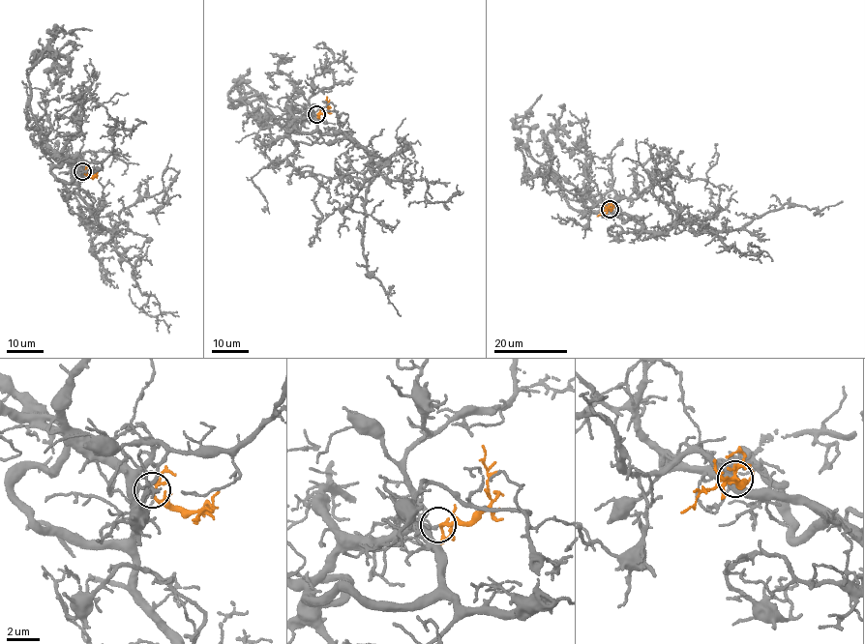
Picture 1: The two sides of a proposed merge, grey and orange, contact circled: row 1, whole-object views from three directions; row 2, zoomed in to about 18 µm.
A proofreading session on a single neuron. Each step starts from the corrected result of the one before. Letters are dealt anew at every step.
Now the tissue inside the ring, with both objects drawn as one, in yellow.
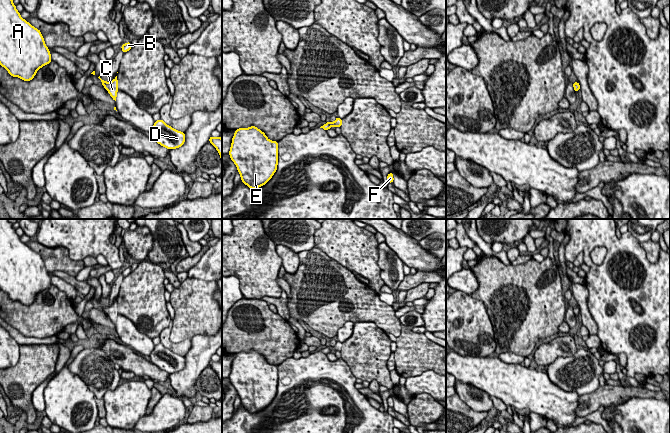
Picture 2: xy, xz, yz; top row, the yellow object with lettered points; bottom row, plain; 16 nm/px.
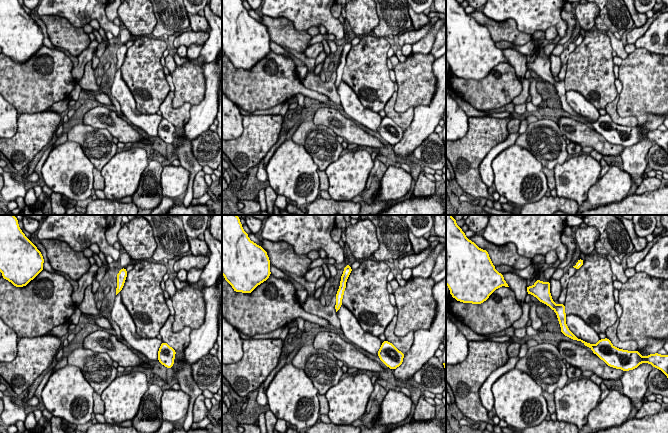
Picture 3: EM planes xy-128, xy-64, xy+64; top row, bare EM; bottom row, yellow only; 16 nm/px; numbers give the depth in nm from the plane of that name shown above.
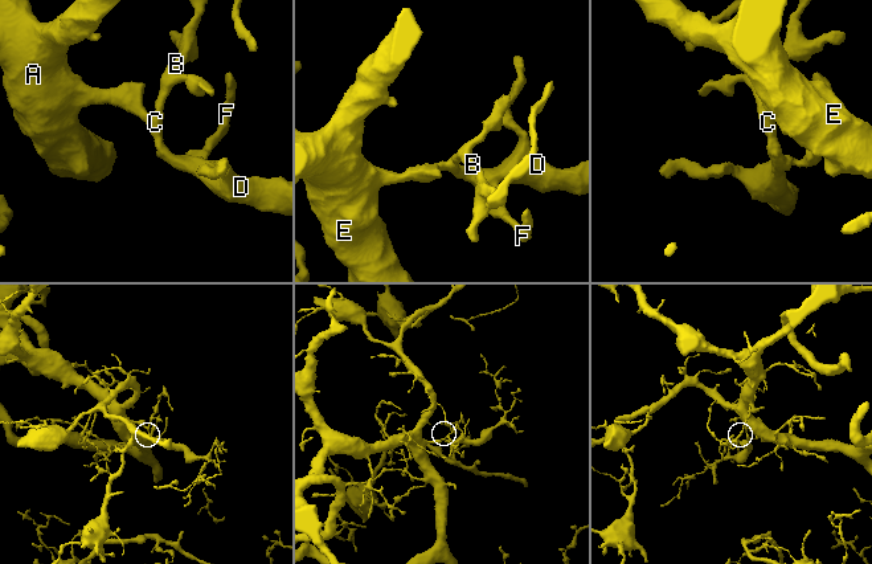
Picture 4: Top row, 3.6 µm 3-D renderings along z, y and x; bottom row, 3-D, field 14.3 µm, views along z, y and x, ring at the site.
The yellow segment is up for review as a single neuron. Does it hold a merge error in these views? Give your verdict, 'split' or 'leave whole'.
leave whole

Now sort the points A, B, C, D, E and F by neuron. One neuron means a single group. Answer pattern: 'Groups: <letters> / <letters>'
Groups: A B C D E F

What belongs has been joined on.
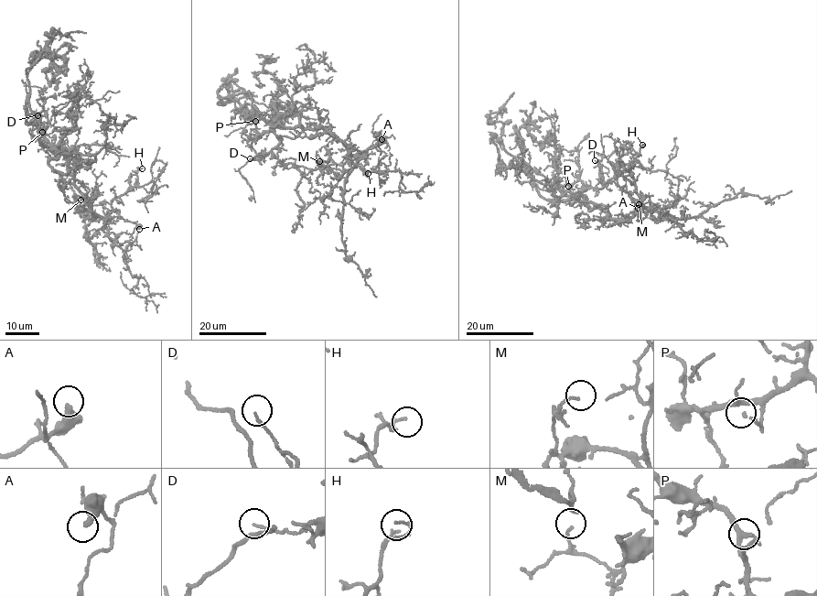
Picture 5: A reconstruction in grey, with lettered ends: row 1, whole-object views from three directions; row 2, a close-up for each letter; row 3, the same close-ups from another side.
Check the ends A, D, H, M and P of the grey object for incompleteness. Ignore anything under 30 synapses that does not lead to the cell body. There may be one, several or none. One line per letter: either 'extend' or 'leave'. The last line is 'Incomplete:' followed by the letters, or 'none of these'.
A: leave
D: leave
H: leave
M: leave
P: leave
Incomplete: none of these

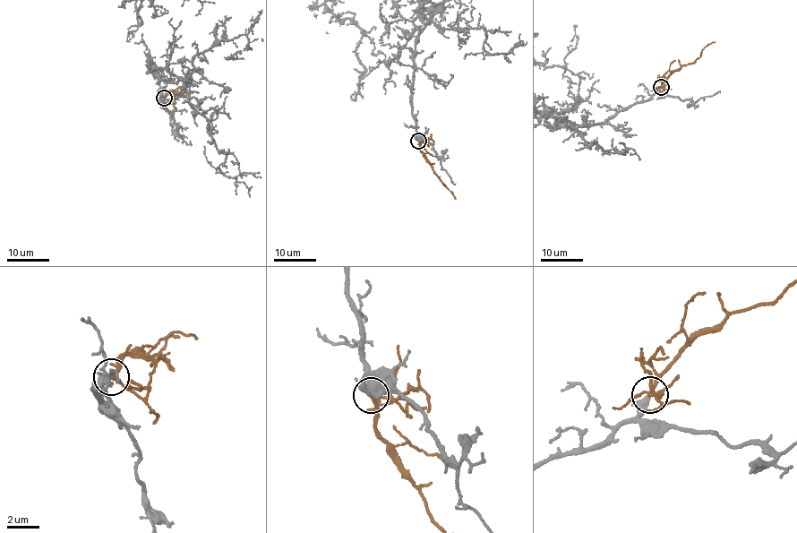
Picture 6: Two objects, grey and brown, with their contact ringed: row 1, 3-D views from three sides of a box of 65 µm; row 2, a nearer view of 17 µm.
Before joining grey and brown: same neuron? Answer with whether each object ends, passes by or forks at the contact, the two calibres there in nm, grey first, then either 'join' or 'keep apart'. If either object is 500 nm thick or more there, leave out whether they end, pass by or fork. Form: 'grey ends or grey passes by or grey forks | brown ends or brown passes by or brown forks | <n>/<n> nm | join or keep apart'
grey passes by | brown passes by | 280/190 nm | join

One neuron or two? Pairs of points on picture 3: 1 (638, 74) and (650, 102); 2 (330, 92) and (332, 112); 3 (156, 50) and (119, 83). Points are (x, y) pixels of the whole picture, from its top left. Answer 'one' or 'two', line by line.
1: one
2: two
3: two

